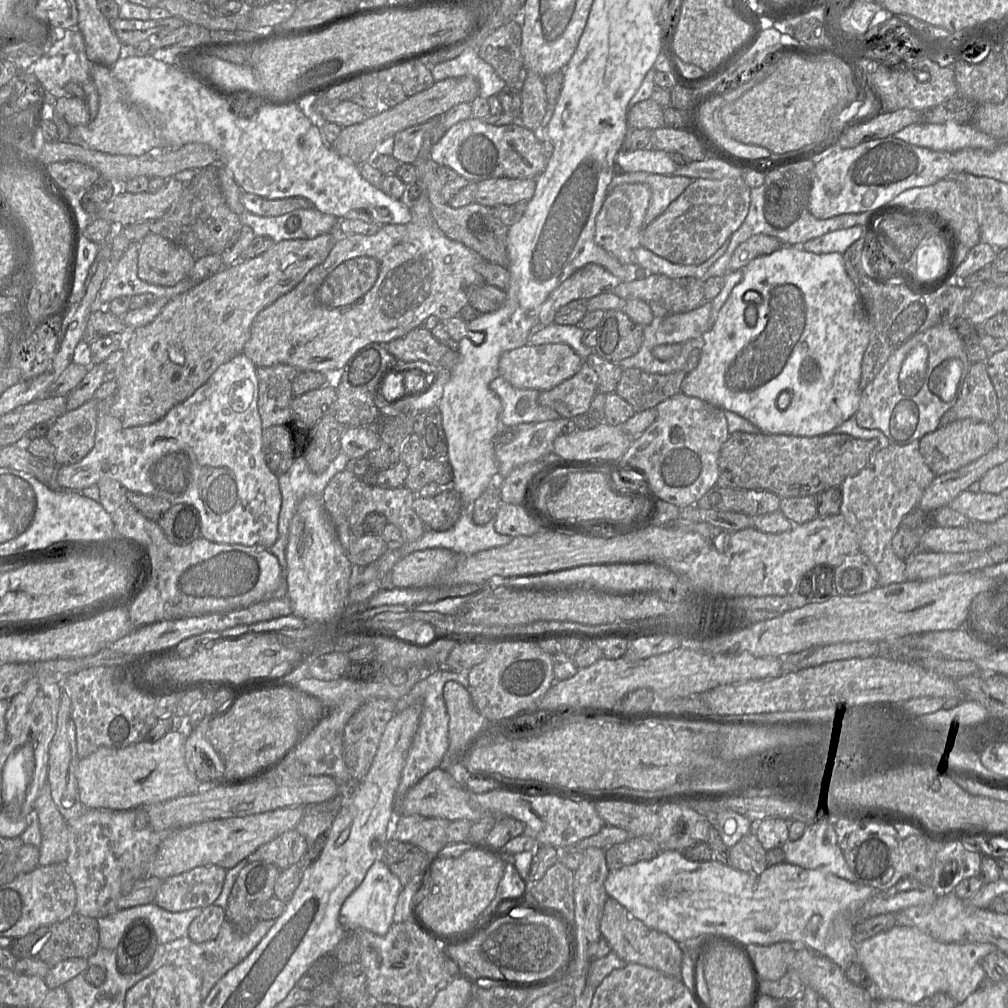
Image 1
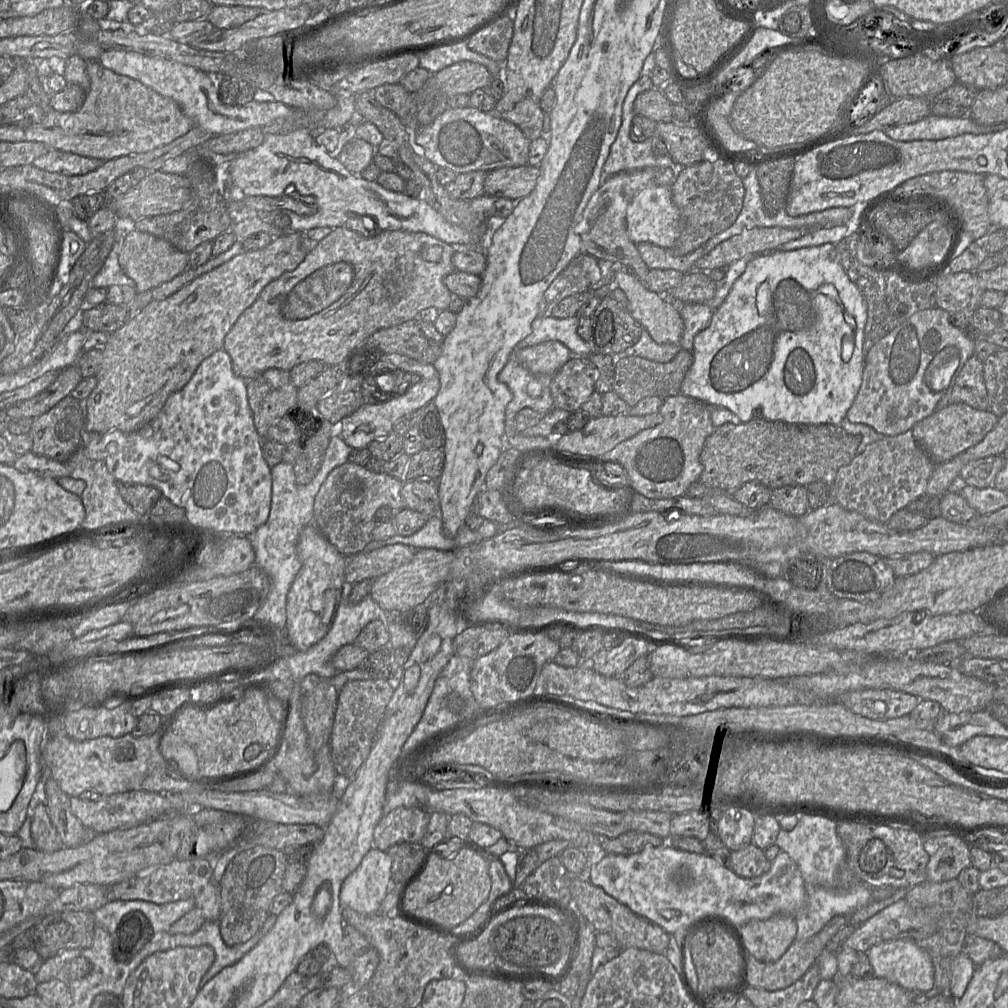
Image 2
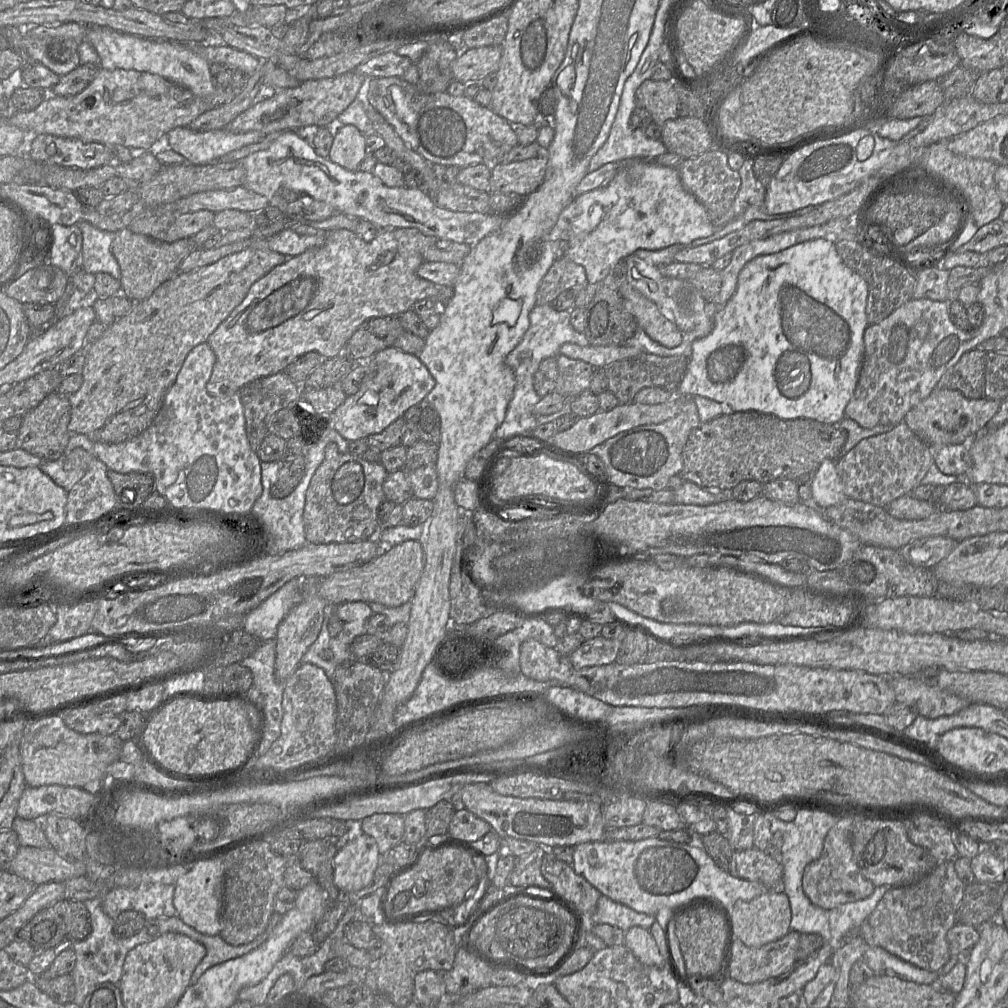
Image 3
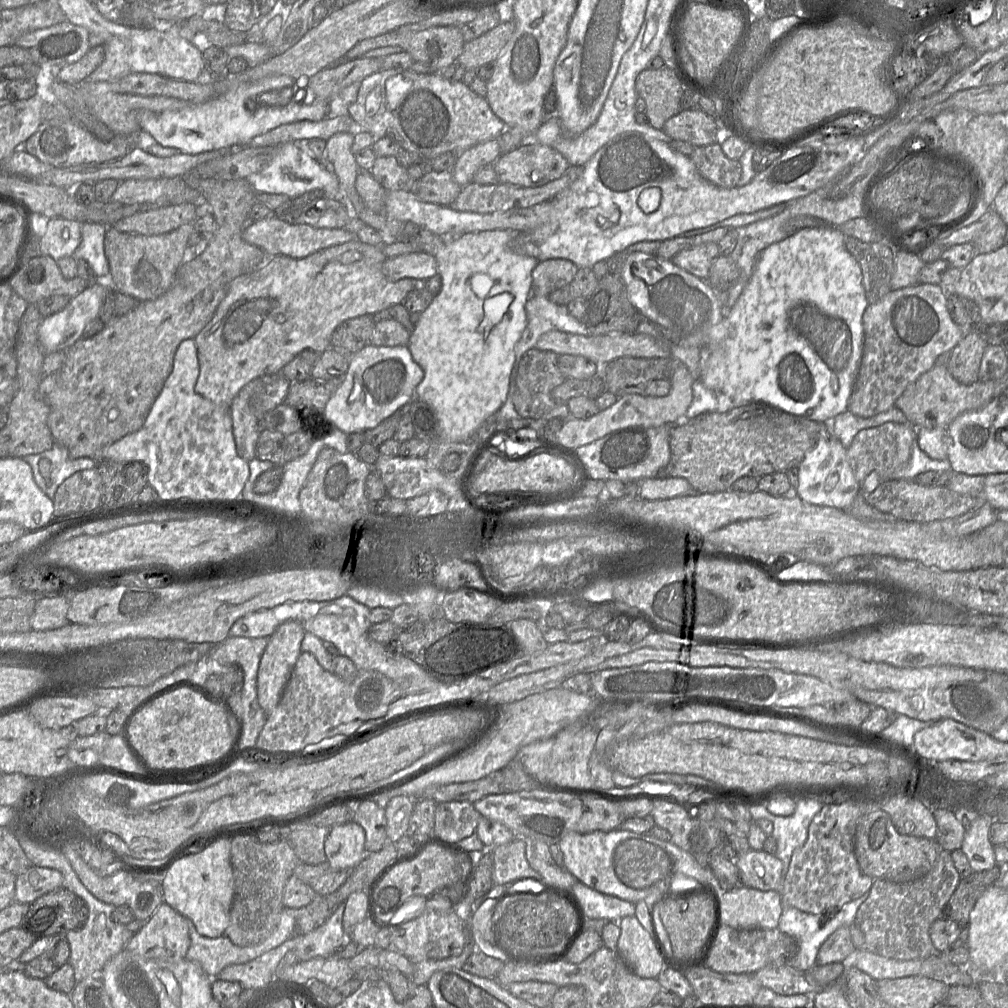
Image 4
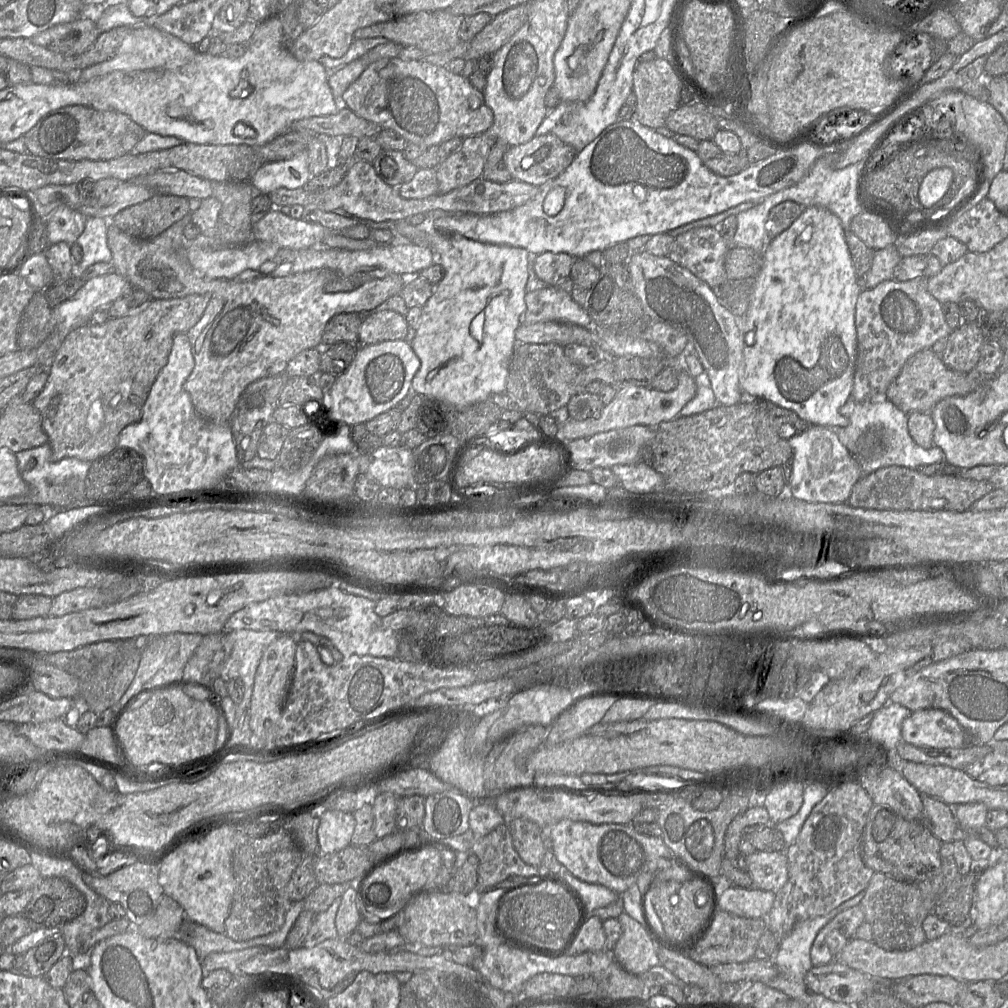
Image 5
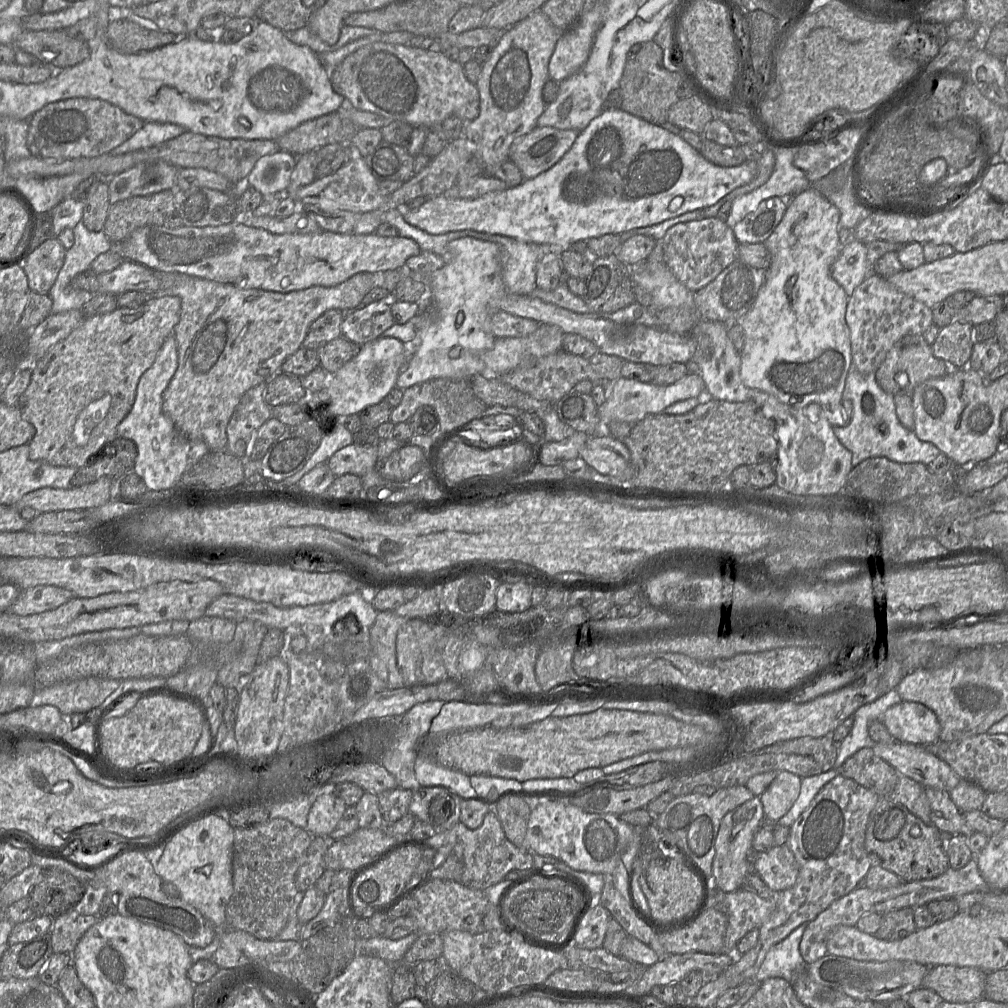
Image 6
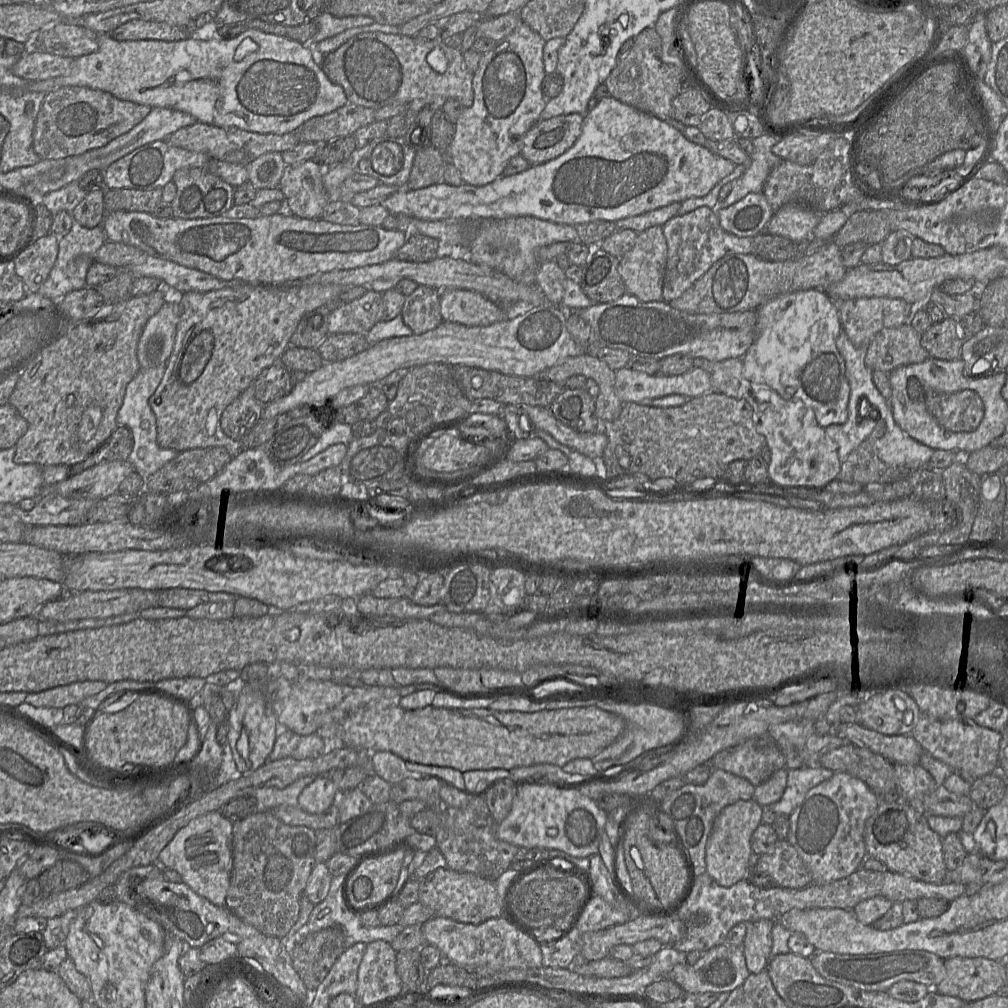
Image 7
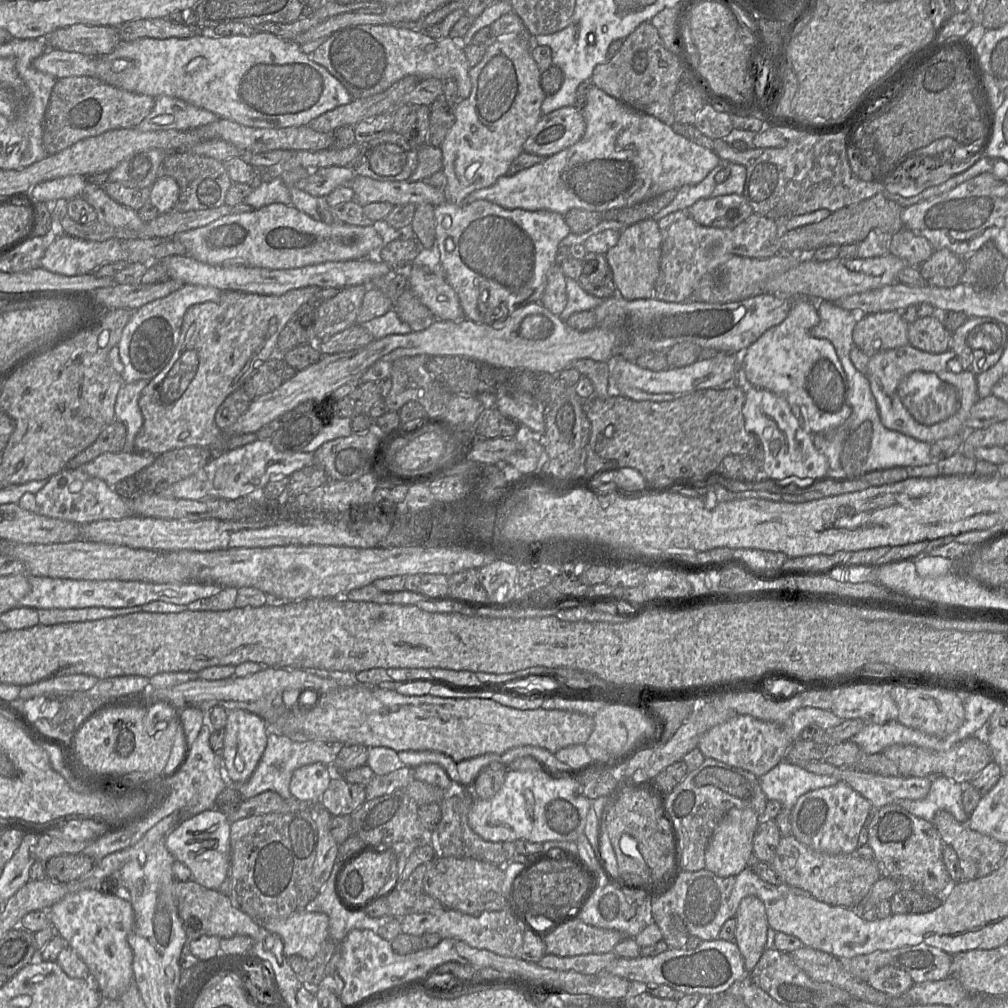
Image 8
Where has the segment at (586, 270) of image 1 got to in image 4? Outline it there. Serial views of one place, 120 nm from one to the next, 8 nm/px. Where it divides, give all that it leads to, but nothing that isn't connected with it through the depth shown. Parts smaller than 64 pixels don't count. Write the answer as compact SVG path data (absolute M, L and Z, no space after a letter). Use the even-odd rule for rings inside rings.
M566 259L539 261L532 271L531 296L548 297L550 293L567 284L571 284L579 267Z

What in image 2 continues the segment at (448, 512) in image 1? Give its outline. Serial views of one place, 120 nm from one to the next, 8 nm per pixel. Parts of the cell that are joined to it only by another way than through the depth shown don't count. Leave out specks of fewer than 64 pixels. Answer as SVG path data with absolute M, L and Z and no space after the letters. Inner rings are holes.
M435 480L405 481L402 484L401 496L405 508L415 510L429 518L438 514L439 494Z

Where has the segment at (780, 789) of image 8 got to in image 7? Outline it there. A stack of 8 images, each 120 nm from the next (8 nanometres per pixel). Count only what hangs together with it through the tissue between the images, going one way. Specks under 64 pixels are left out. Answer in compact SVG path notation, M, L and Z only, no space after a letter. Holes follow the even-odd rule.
M824 767L788 769L787 786L782 798L769 806L776 815L790 816L805 799L807 792L832 778L834 772Z

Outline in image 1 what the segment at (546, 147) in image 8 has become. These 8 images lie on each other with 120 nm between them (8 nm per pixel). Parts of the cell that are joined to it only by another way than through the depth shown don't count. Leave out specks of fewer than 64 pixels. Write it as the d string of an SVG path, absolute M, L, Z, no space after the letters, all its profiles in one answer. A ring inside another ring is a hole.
M491 178L478 182L475 202L493 208L498 205L529 201L535 194L536 180Z

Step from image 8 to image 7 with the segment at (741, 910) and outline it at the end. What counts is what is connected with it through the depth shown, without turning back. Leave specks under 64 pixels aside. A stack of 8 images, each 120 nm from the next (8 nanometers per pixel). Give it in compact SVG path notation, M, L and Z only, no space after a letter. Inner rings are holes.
M769 919L747 923L742 951L751 974L765 970L770 961L773 925L774 920Z

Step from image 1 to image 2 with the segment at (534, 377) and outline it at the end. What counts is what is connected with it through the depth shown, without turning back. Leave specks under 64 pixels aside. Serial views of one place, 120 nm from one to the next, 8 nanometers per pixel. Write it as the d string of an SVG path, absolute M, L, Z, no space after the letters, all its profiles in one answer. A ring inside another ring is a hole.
M547 341L516 349L516 358L534 375L553 376L572 357L576 356L559 341Z

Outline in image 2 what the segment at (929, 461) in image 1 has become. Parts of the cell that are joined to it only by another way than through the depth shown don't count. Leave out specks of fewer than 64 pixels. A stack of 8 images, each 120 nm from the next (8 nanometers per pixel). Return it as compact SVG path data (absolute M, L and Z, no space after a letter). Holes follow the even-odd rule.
M954 403L915 423L912 435L935 464L942 464L979 443L995 427L998 419L990 410L977 410L963 403Z

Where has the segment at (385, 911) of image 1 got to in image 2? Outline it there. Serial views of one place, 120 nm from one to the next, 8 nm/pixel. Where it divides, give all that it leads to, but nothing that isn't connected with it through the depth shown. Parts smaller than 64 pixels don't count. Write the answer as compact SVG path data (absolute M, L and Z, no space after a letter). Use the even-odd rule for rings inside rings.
M373 846L363 857L359 866L343 881L339 900L340 906L349 907L363 915L379 913L380 905L390 891L391 858L387 851Z

